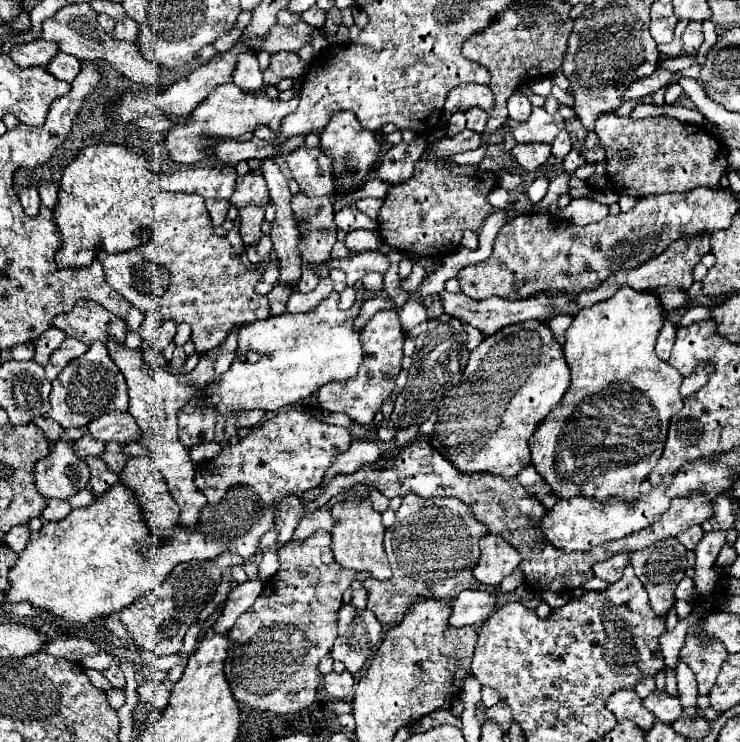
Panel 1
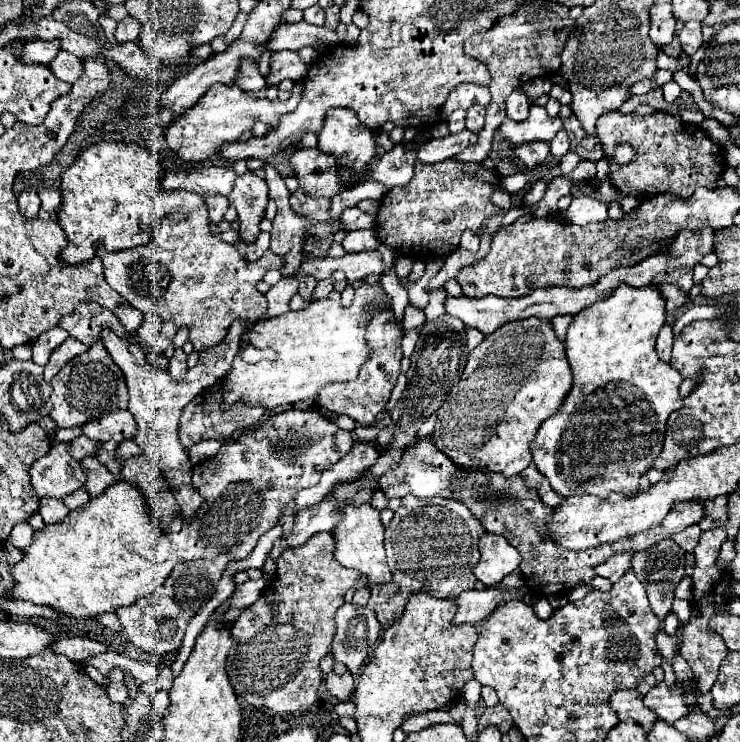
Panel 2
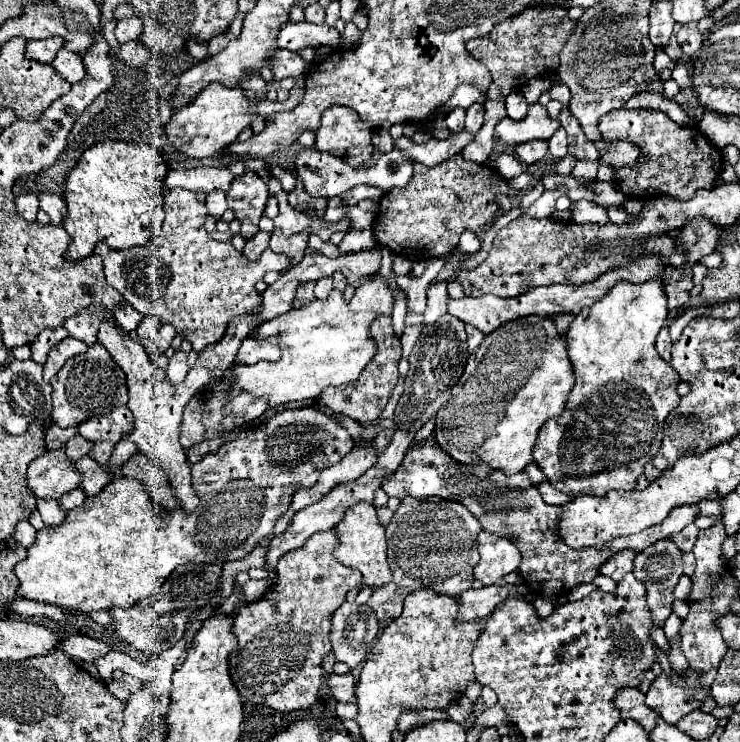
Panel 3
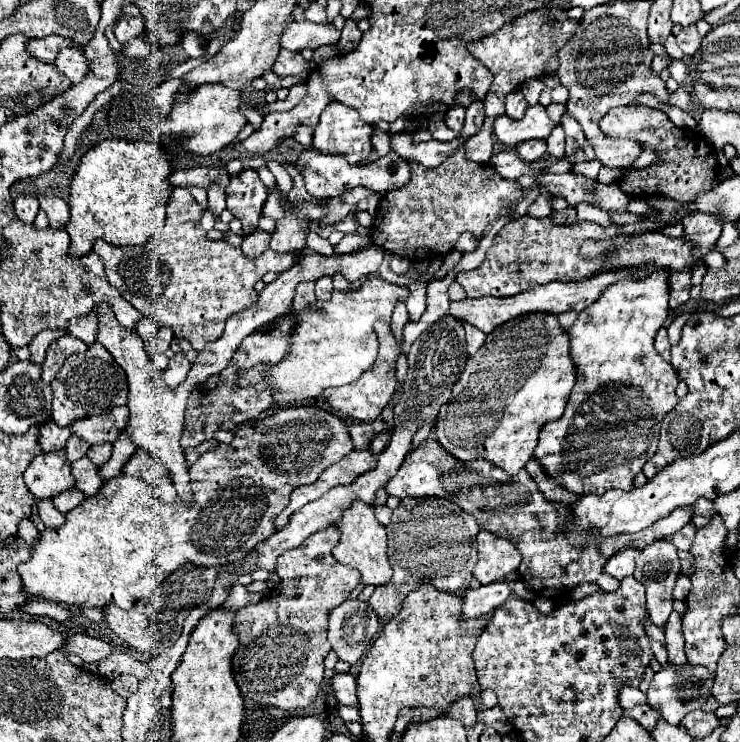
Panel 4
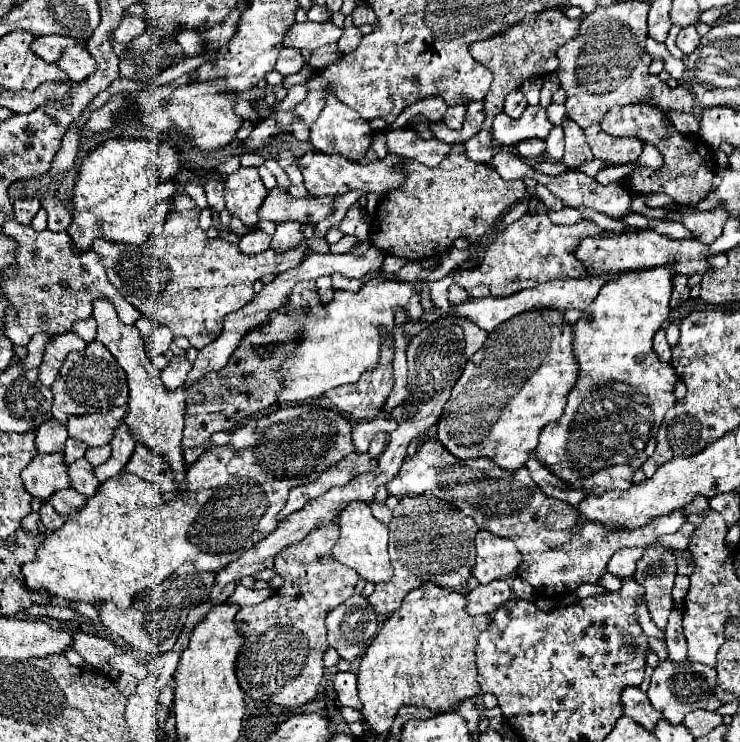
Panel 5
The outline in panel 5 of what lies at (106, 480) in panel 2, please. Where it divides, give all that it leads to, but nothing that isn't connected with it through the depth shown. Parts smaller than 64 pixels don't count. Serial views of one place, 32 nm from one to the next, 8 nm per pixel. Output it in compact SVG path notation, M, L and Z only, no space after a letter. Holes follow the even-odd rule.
M78 458L76 462L72 462L68 466L68 476L70 476L70 486L76 492L82 492L86 498L90 498L96 492L96 488L100 486L100 482L94 476L92 466L84 458Z

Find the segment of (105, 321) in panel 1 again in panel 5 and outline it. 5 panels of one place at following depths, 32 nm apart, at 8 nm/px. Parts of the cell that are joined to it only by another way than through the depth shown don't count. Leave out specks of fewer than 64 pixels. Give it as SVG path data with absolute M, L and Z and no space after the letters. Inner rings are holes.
M90 316L88 320L82 320L78 324L74 324L74 334L78 334L84 342L92 342L96 338L96 322Z

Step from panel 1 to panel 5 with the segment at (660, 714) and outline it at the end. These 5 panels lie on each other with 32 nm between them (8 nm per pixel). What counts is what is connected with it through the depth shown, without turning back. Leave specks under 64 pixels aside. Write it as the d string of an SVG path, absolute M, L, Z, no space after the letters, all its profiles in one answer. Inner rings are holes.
M670 658L660 660L660 664L654 668L652 674L652 682L648 688L648 698L652 702L652 706L664 714L664 718L672 724L682 724L684 716L688 712L692 712L694 708L702 708L704 702L702 698L710 696L714 692L714 688L718 686L718 676L716 676L716 668L700 664L700 662L672 662Z

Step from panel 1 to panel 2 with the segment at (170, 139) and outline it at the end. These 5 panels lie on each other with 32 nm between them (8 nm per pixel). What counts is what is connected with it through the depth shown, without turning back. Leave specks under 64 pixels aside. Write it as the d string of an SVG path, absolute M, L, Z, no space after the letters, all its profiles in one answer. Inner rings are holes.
M214 84L210 90L188 110L178 114L166 128L166 142L184 162L188 160L206 160L214 156L222 144L238 140L246 130L252 130L254 120L262 120L268 126L278 122L278 116L294 110L298 106L298 88L292 90L292 96L286 102L268 100L268 98L250 98L238 86Z

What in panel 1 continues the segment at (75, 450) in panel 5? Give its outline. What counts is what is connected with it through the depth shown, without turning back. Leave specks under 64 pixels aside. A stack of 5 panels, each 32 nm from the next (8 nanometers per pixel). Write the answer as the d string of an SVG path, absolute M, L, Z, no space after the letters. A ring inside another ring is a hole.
M82 436L80 440L74 442L74 454L78 458L86 458L90 454L92 456L98 456L102 450L104 450L104 444L98 442L98 440L94 440L92 436Z

